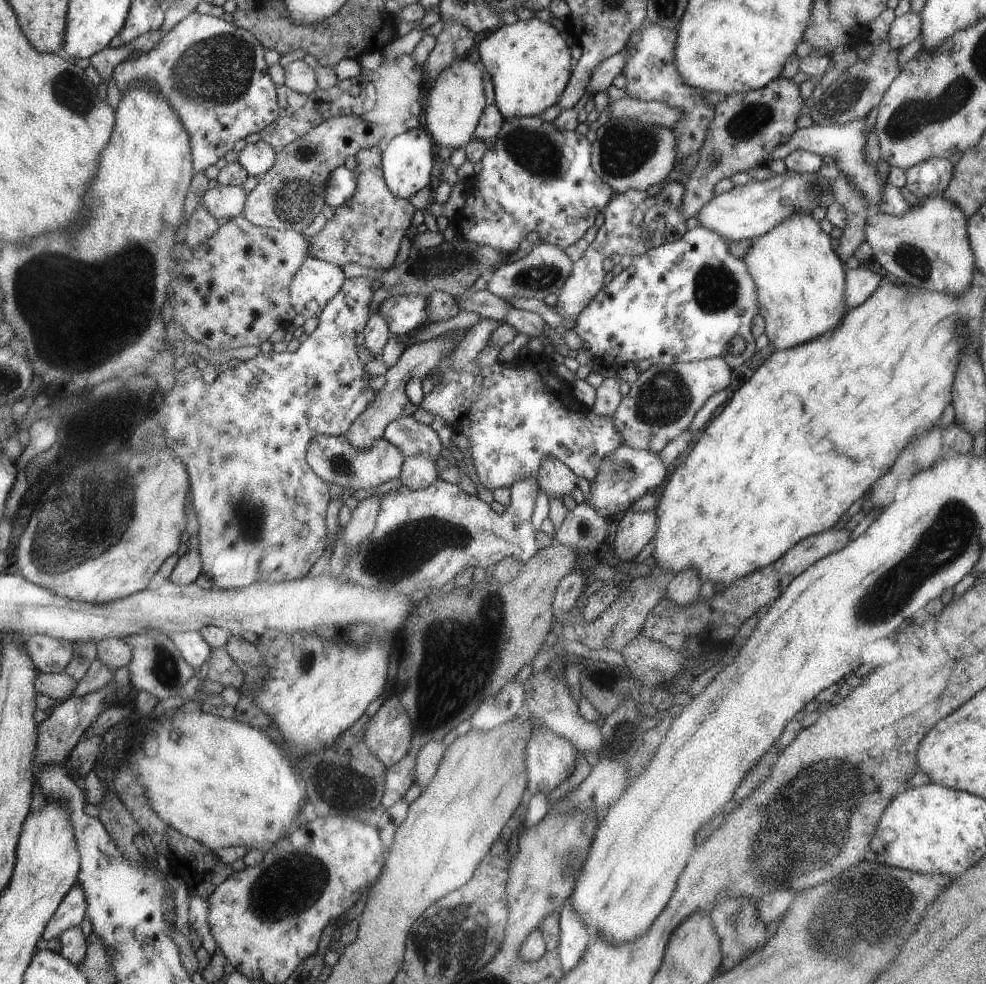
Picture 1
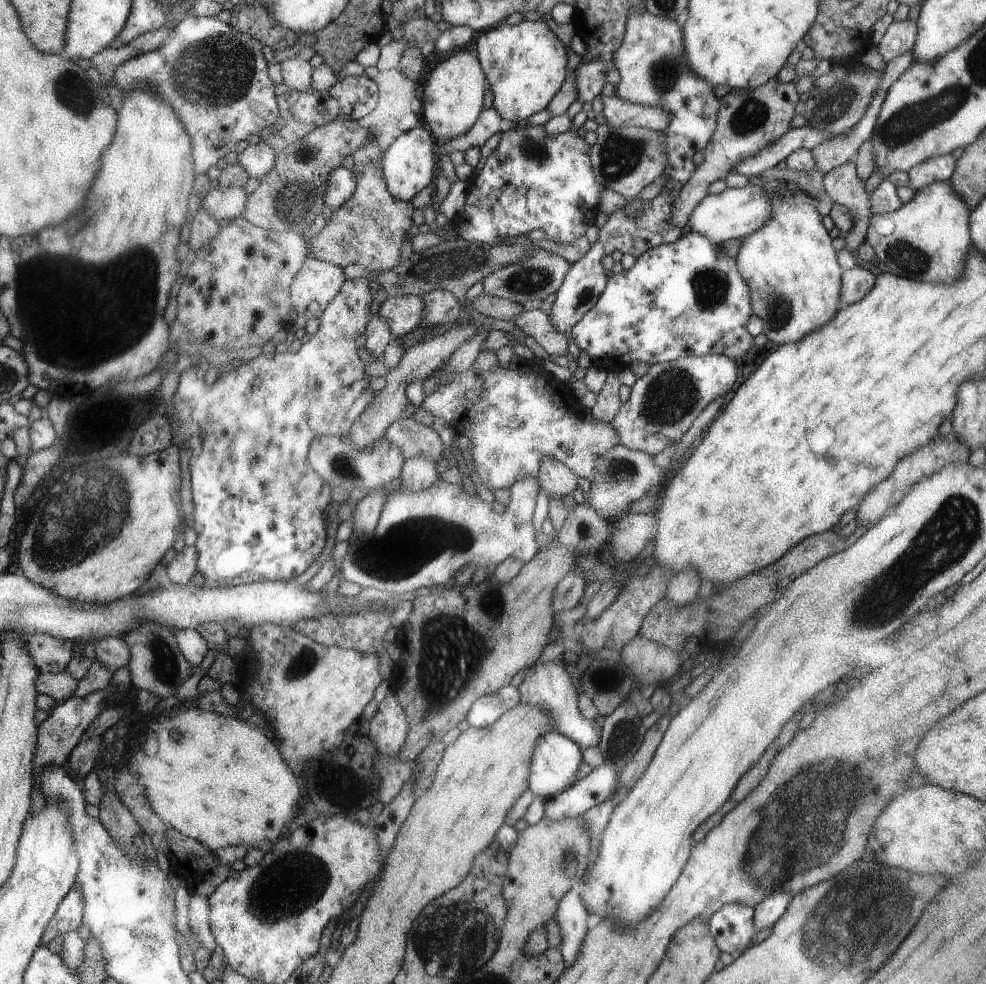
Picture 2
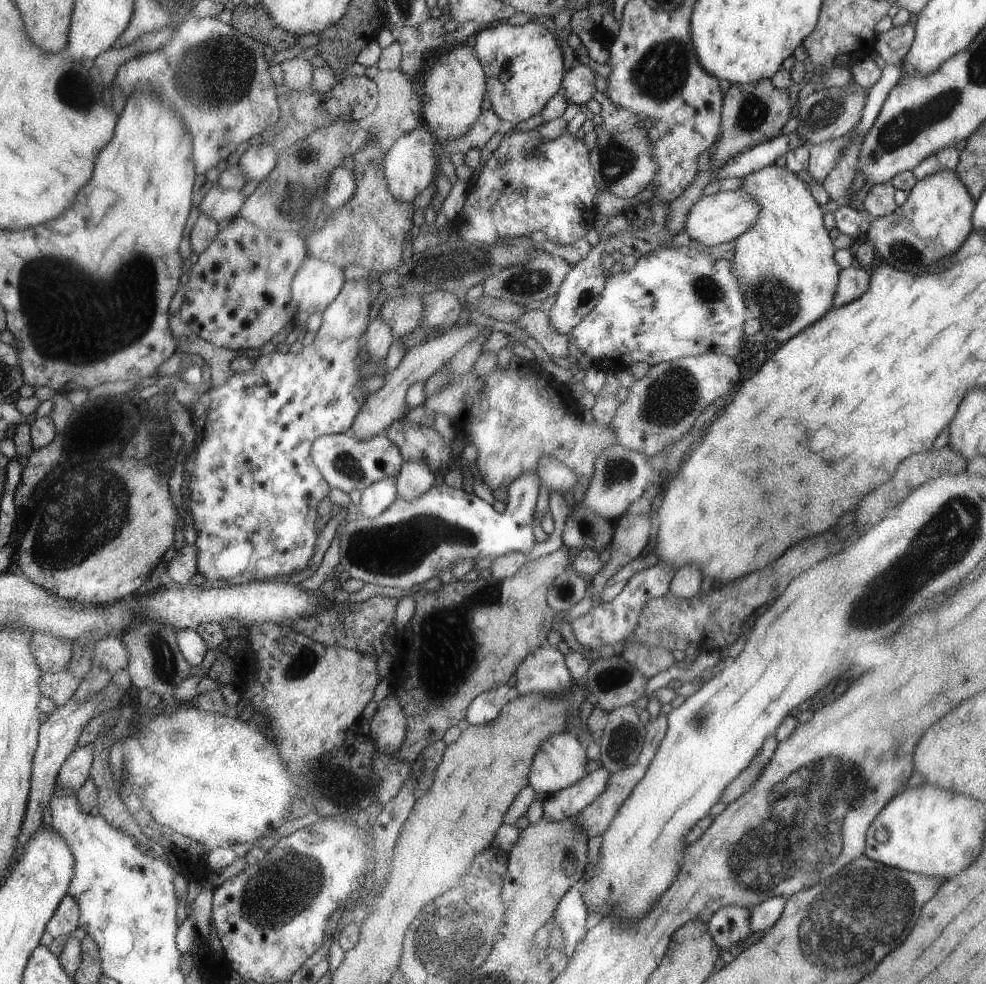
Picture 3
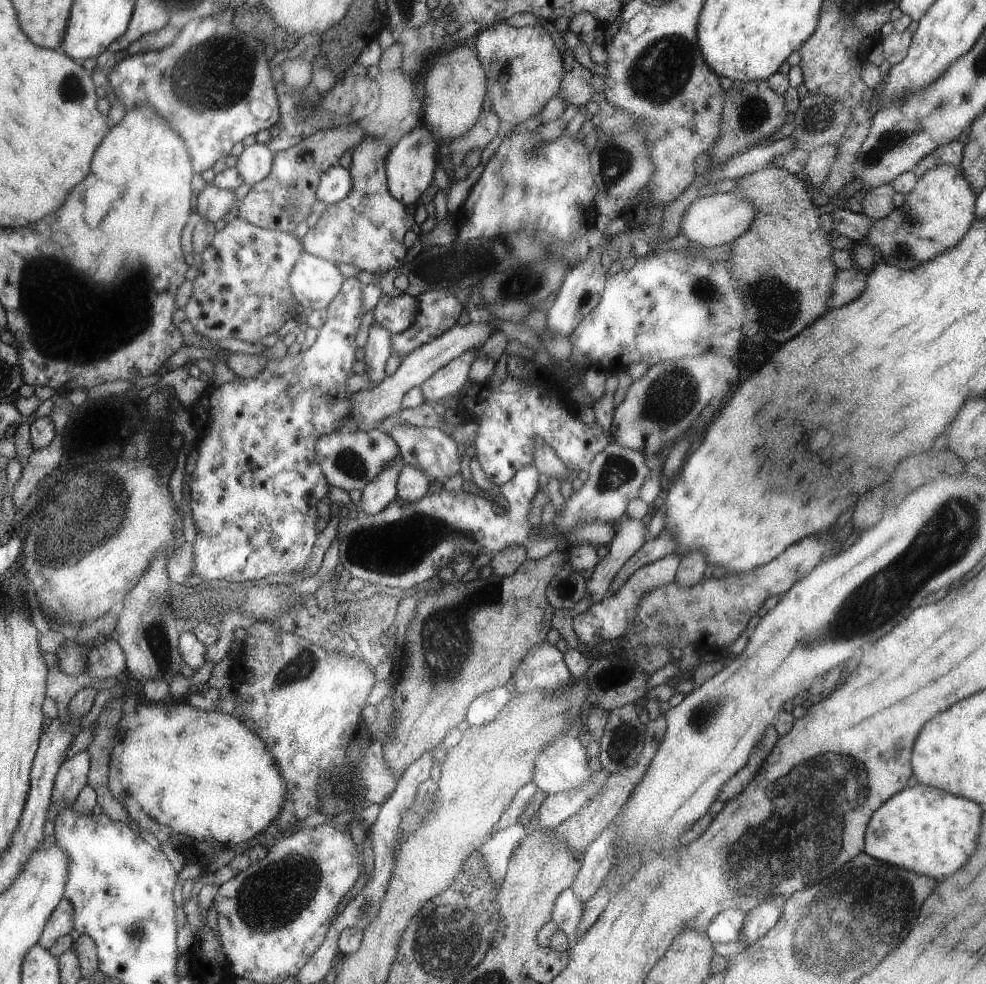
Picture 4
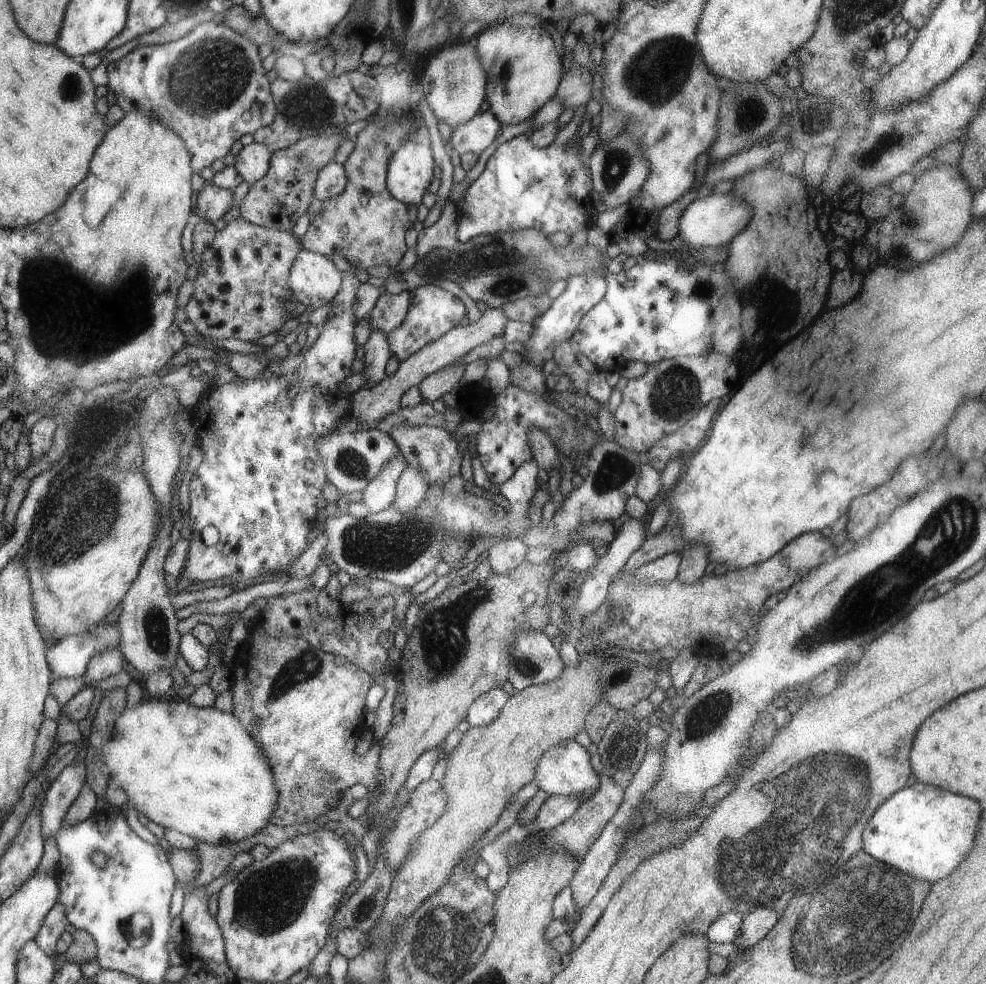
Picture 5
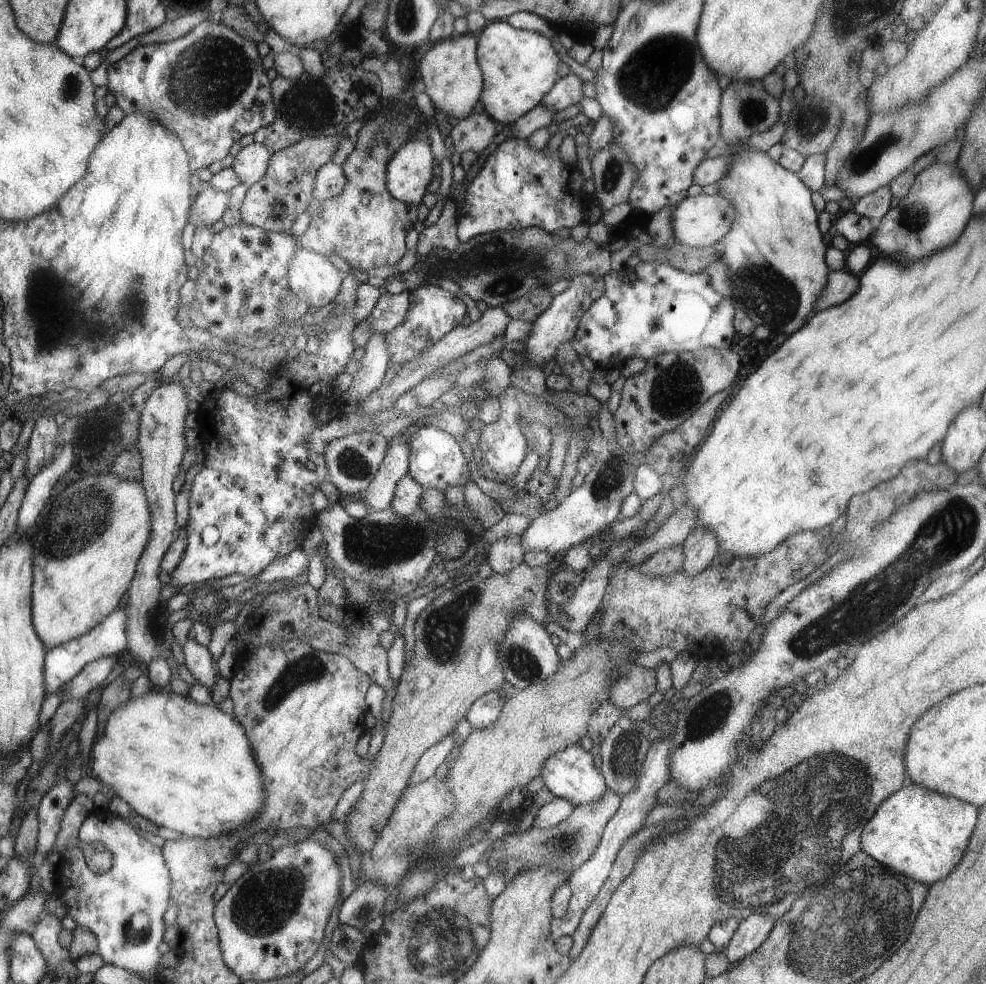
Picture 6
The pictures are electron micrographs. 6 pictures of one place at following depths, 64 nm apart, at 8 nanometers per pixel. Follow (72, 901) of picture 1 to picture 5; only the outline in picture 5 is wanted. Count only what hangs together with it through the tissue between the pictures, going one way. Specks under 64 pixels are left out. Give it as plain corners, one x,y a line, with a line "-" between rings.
57,903
43,922
39,934
35,936
35,940
39,943
39,946
43,948
49,956
58,960
57,942
59,938
63,936
67,926
69,926
70,920
67,918
67,908
61,903

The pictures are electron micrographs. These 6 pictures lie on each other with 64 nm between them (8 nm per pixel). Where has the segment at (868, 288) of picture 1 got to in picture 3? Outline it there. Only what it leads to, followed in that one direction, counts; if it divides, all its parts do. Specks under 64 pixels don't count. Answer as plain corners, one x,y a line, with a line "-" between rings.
856,264
839,272
833,306
839,308
859,298
867,290
869,278
871,278
870,271
864,270

